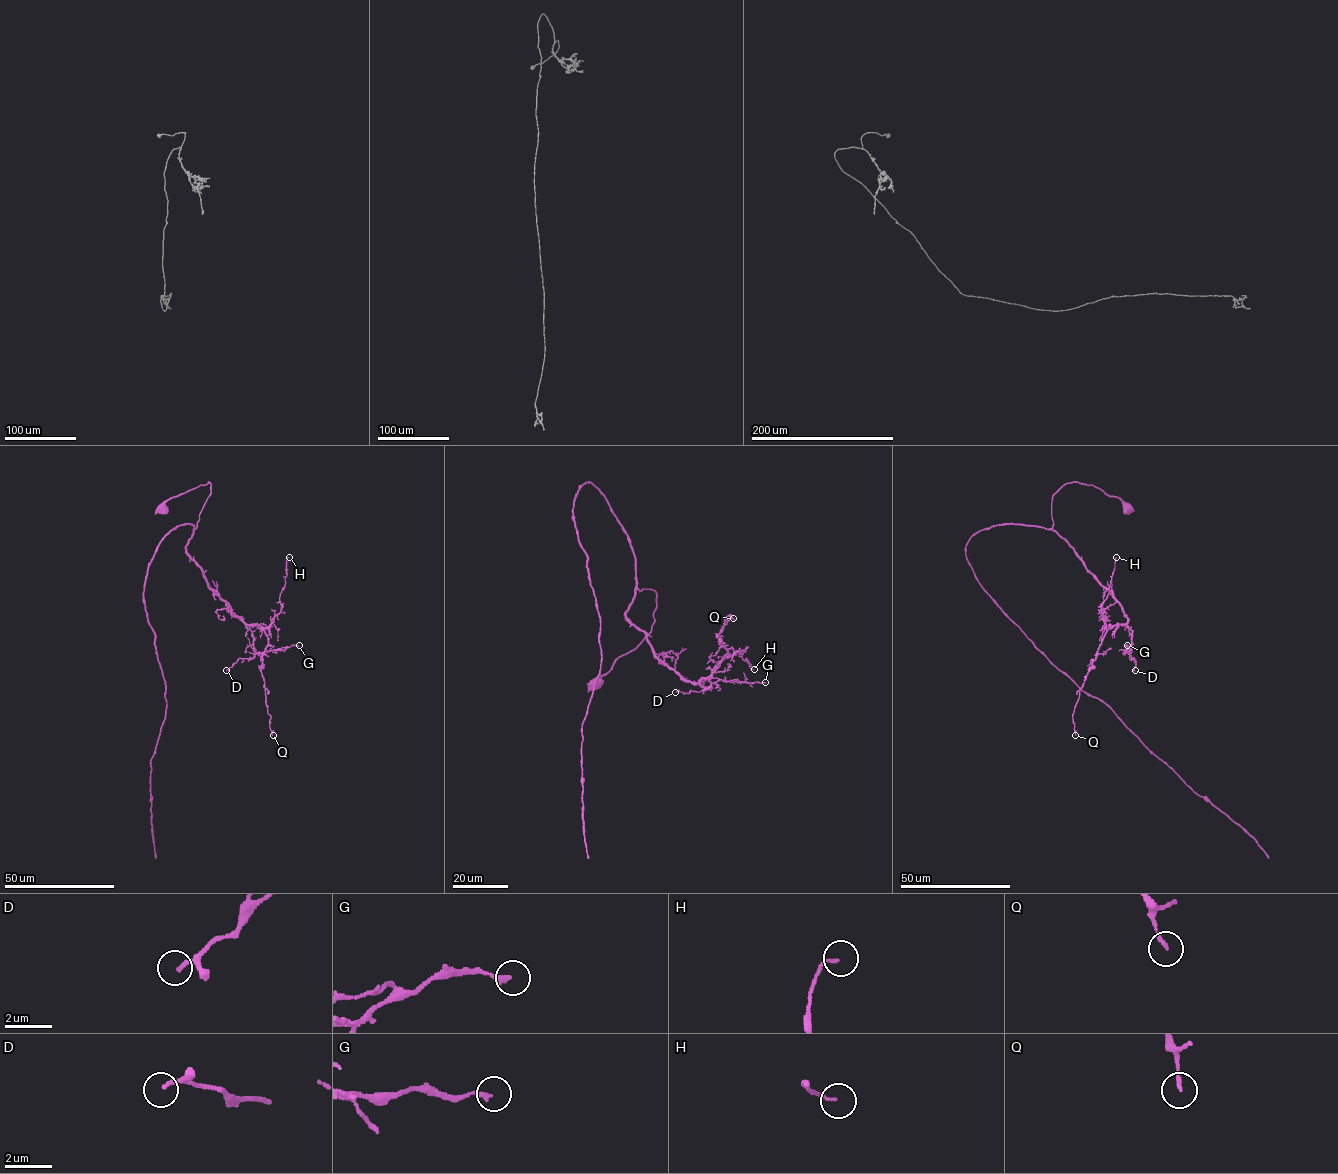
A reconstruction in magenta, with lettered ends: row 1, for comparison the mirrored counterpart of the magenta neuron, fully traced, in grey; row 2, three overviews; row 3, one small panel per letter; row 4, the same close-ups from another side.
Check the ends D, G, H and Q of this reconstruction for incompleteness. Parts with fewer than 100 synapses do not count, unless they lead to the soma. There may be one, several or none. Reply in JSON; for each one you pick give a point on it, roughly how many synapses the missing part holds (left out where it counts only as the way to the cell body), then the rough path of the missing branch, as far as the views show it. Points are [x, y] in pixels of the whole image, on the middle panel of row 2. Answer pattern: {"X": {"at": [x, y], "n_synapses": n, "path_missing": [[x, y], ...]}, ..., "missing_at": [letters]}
{"missing_at": []}

